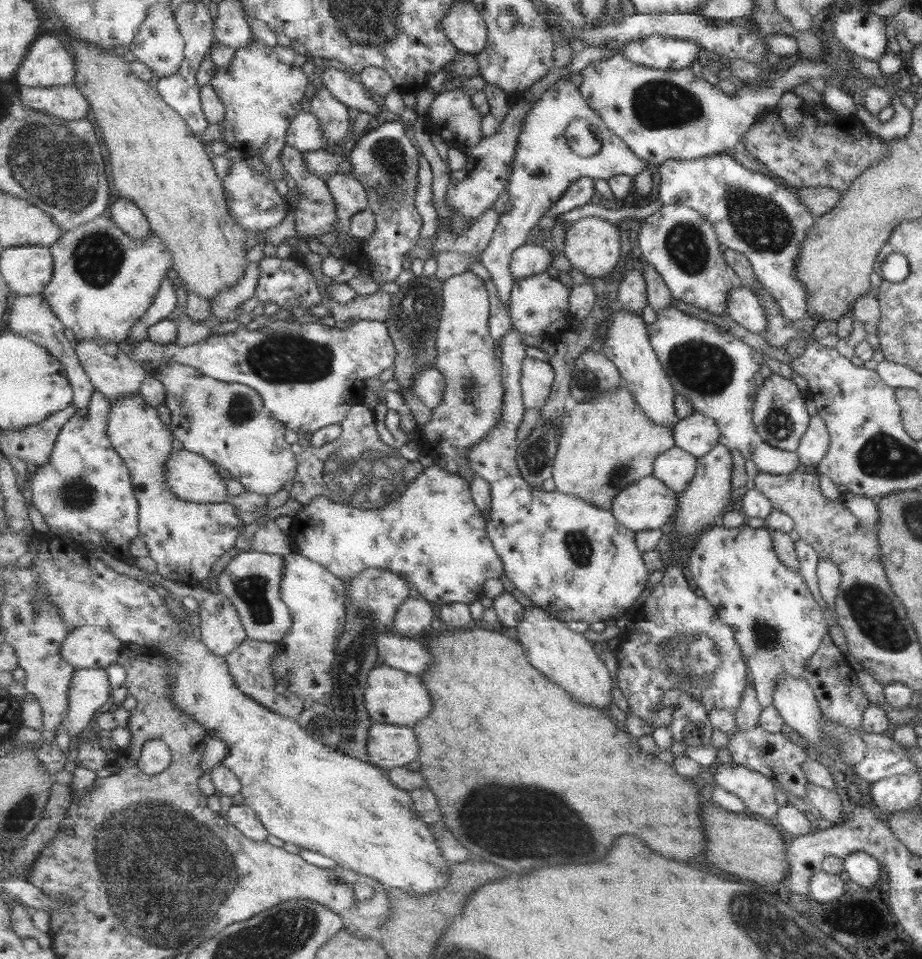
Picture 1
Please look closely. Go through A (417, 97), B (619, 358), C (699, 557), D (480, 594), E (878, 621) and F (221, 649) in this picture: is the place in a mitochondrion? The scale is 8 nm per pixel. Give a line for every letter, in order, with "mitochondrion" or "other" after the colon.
A: other
B: other
C: other
D: other
E: mitochondrion
F: other

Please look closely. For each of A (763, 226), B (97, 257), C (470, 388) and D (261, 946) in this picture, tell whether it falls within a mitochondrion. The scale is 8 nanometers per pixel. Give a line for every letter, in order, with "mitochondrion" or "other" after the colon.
A: mitochondrion
B: mitochondrion
C: mitochondrion
D: mitochondrion

